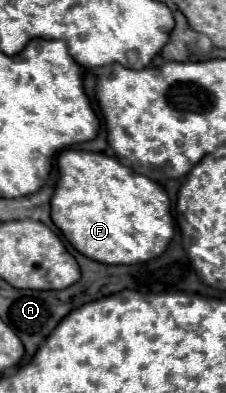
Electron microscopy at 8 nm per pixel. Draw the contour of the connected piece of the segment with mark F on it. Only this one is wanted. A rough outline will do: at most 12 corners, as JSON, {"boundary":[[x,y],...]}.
{"boundary":[[102,152],[58,154],[56,228],[102,264],[174,236],[158,182]]}

